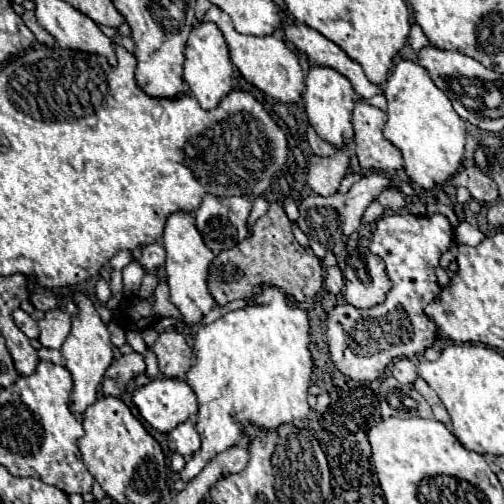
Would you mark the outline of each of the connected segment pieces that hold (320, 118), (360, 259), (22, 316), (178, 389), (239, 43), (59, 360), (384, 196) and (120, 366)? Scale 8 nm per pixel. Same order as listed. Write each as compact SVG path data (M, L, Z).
M312 65L306 77L306 93L304 93L304 105L306 105L306 115L308 121L312 123L312 127L316 129L316 133L326 139L328 143L332 143L334 147L342 147L344 143L348 143L354 137L352 131L352 109L356 103L356 93L350 85L350 81L346 77L342 77L342 73L338 73L336 69L330 67L320 67L320 65Z
M358 245L344 261L344 299L358 307L368 309L386 299L392 281L386 275L384 261L374 255L366 245Z
M16 309L12 315L14 315L14 323L20 327L20 331L26 337L30 337L30 339L38 337L38 325L36 325L36 321L28 313L24 313L22 309Z
M154 379L136 391L132 401L140 415L160 433L172 431L198 413L198 399L188 381L182 379Z
M210 7L204 15L204 21L212 21L220 27L220 31L226 37L228 49L230 49L230 57L234 61L234 65L240 69L240 73L244 75L244 79L248 83L252 83L254 87L258 87L260 91L264 91L266 95L282 101L282 103L298 103L302 99L302 91L304 91L304 73L302 67L298 63L298 57L294 51L290 51L286 47L286 43L282 39L276 39L274 35L270 37L254 37L254 35L242 35L234 29L230 17L218 9L218 7Z
M42 347L42 349L38 351L38 355L40 355L42 361L50 361L50 363L56 363L56 365L64 365L64 357L62 357L62 353L56 351L56 349L46 349L46 347Z
M390 187L390 189L382 191L380 197L378 197L378 203L380 203L382 207L394 211L394 213L398 213L398 211L402 211L402 209L406 207L406 199L404 199L402 191L396 189L396 187Z
M130 353L130 355L120 355L104 373L102 387L98 395L116 395L120 393L122 385L126 385L132 377L140 375L146 371L144 357L140 353Z

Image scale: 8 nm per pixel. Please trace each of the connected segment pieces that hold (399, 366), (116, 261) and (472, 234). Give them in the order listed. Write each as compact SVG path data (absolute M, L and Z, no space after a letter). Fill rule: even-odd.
M396 359L392 363L392 375L402 383L402 385L412 385L418 377L416 365L410 359Z
M120 251L118 255L114 255L114 257L110 259L110 267L116 269L116 271L120 271L120 269L124 269L130 261L132 261L132 253L130 253L130 251Z
M460 223L460 243L462 245L478 245L484 239L484 233L470 223Z

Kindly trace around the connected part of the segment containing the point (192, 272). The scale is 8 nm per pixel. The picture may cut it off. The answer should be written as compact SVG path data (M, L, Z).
M172 213L166 221L166 229L162 235L162 245L166 249L166 281L170 287L170 301L180 309L182 321L188 327L194 327L202 321L202 317L216 307L214 297L208 291L208 267L214 259L212 251L204 245L194 217L190 213Z

